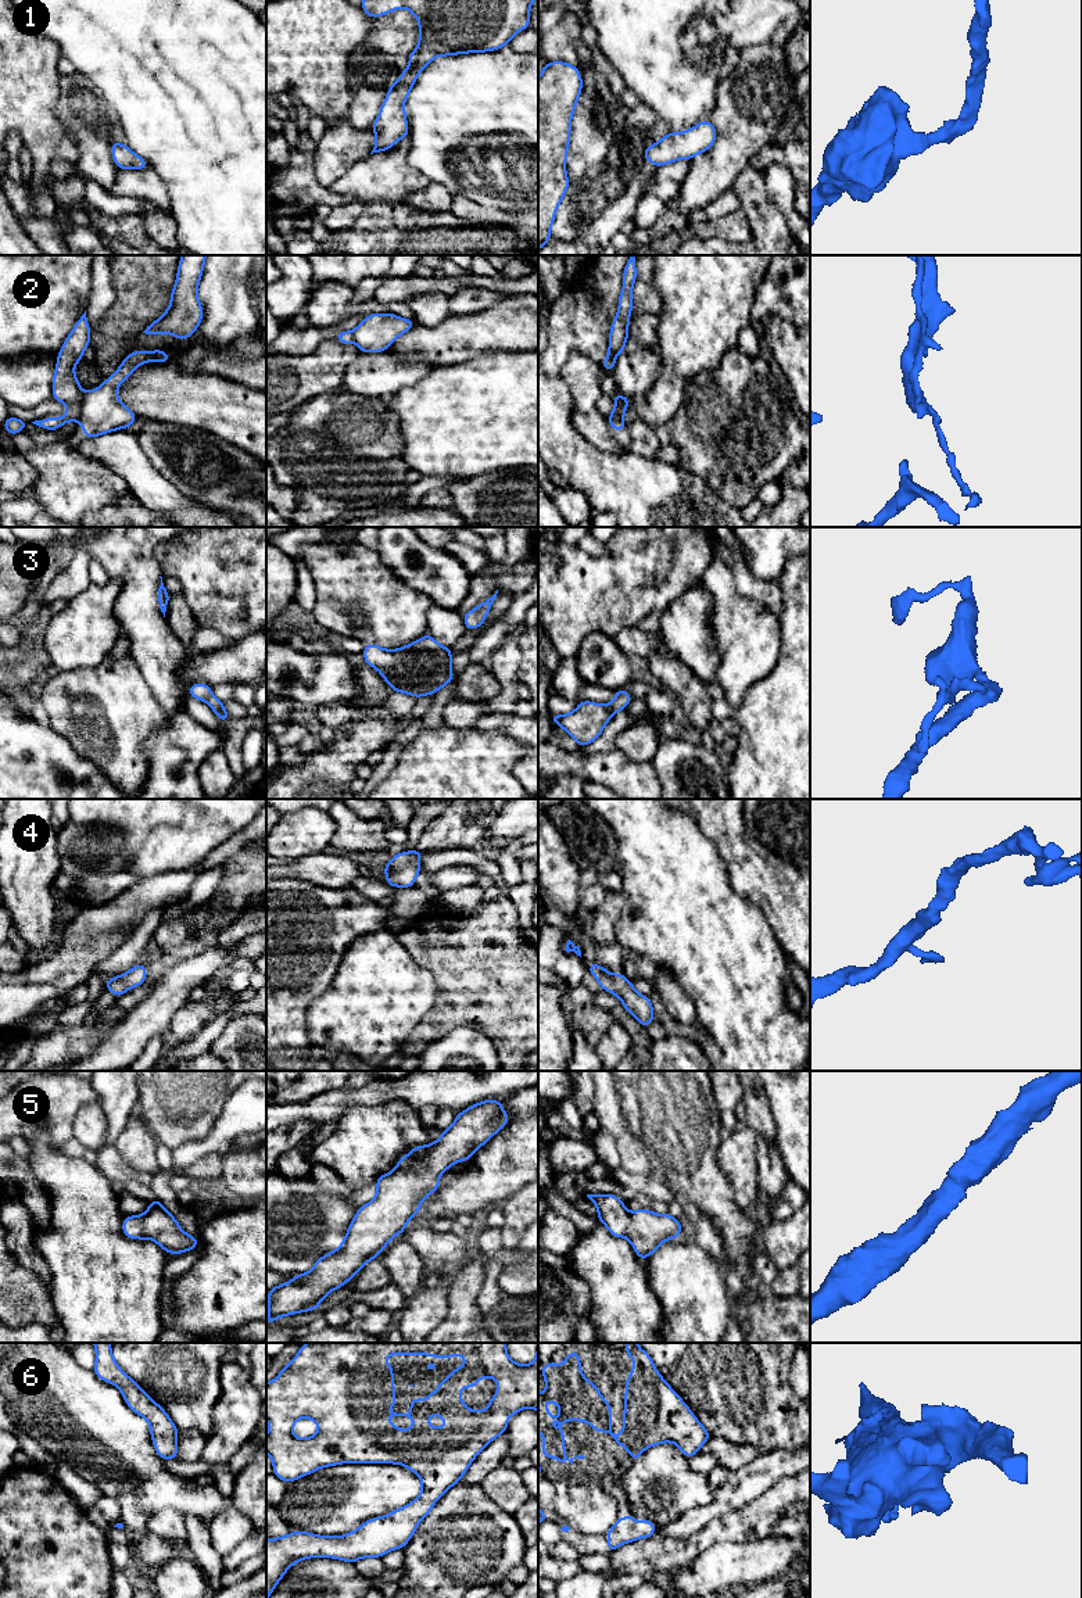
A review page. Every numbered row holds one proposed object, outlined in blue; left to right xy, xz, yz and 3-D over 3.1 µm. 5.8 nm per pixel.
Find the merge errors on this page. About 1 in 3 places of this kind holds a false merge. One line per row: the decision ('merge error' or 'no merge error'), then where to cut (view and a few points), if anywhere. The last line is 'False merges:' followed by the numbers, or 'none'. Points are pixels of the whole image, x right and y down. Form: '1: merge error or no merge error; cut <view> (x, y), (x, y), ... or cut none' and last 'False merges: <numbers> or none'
1: no merge error; cut none
2: merge error; cut yz (615, 394), (623, 411)
3: no merge error; cut none
4: no merge error; cut none
5: no merge error; cut none
6: no merge error; cut none
False merges: 2

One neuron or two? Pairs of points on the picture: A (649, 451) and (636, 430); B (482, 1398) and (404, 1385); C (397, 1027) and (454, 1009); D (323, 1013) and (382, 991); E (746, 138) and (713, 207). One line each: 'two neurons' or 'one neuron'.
A: one neuron
B: one neuron
C: two neurons
D: one neuron
E: two neurons

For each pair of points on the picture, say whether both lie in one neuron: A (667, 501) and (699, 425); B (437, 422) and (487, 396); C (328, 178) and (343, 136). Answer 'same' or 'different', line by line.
A: different
B: same
C: same

